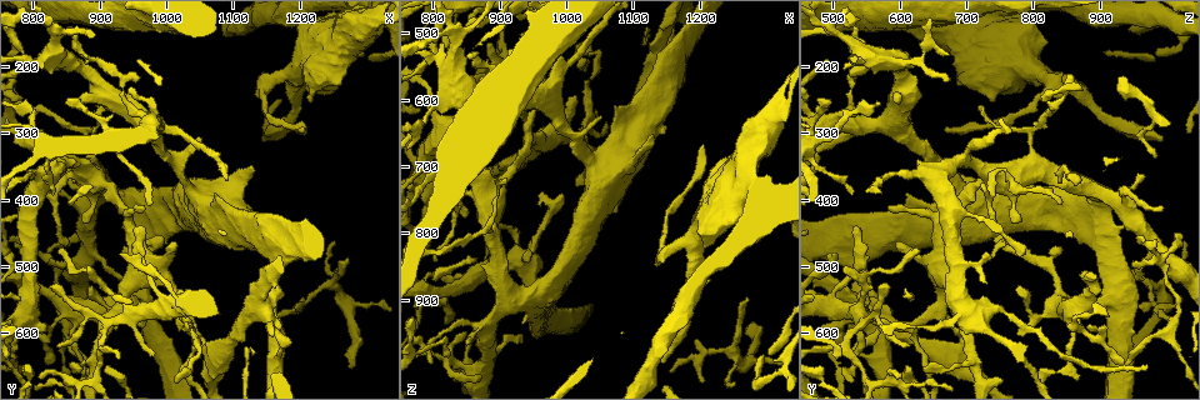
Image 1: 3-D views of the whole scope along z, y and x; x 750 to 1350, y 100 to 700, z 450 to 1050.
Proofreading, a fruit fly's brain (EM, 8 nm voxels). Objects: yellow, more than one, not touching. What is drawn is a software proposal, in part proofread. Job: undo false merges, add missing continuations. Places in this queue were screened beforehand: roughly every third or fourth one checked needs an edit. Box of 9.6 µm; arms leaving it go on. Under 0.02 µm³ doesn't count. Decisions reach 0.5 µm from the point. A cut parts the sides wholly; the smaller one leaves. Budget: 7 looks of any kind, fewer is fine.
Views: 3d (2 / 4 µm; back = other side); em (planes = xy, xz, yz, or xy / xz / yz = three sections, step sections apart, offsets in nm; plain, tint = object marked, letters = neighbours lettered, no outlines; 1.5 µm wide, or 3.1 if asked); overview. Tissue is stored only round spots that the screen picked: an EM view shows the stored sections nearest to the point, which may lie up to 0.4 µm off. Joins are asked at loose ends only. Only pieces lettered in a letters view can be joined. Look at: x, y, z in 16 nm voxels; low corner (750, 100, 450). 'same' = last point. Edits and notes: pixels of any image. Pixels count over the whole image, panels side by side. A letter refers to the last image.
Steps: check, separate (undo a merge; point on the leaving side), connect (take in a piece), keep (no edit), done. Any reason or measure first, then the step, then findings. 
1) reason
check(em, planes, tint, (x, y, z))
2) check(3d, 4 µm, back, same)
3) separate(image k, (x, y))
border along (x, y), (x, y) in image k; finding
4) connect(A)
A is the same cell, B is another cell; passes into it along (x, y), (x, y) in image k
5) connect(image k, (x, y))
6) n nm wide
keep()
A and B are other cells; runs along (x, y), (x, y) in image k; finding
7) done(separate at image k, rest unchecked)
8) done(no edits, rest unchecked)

thin end
check(3d, 2 µm, (960, 405, 590))

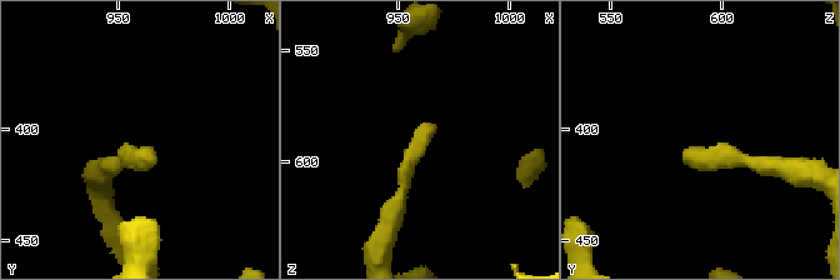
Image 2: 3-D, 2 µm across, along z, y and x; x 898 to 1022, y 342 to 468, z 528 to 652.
check(em, xy, step 8, tint, (965, 407, 587))

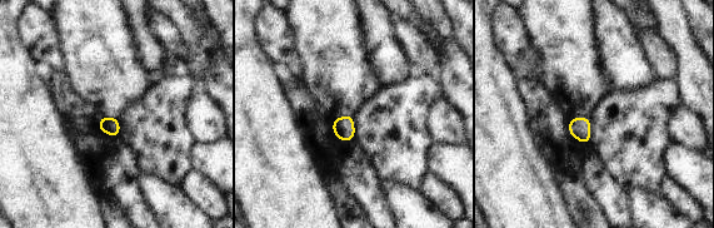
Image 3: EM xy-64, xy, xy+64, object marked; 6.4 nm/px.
check(em, planes, letters, same)

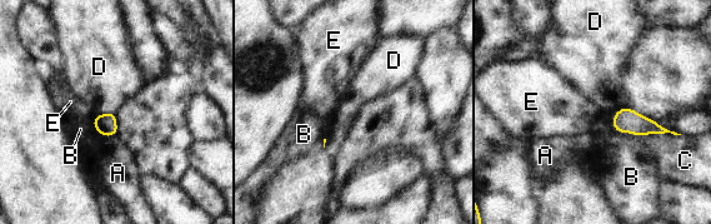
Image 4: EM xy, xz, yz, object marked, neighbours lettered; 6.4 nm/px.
keep()
A, B, C, D and E are other cells; border along (113, 112), (98, 115) in image 4; no lettered piece goes on from it

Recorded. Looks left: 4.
thin end
check(3d, 2 µm, (975, 640, 530))

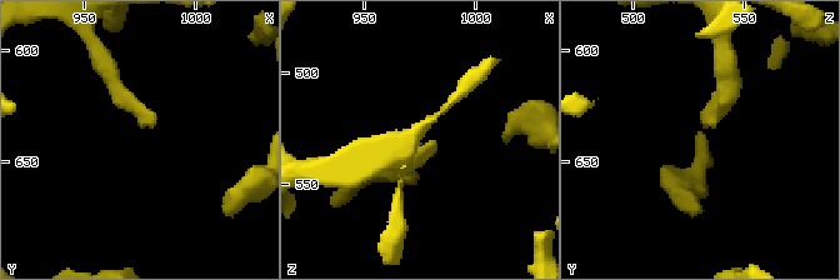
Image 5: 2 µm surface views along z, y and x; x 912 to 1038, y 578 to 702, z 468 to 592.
check(em, yz, step 8, tint, (979, 636, 533))

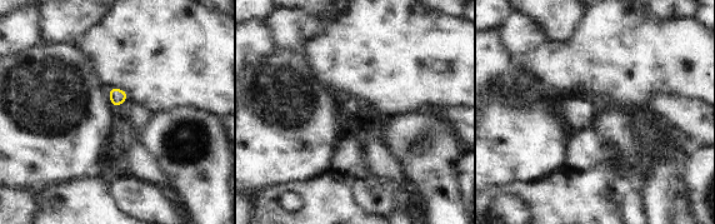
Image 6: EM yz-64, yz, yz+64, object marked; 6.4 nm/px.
another direction
check(em, planes, letters, same)

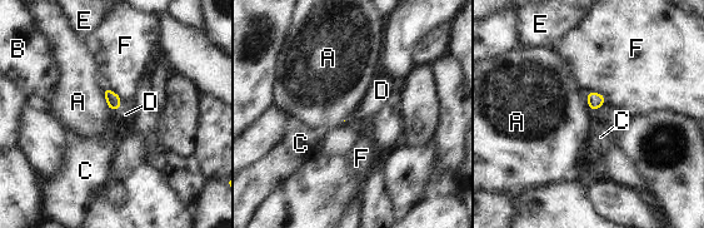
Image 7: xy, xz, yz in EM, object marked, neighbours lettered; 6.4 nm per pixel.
connect(image 7, (125, 114))
D is the same cell, A, B, C, E and F are other cells; passes into it along (113, 100), (119, 107), (125, 114) in image 7; it goes on there

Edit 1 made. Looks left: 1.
done(connect at image 7, rest unchecked)

